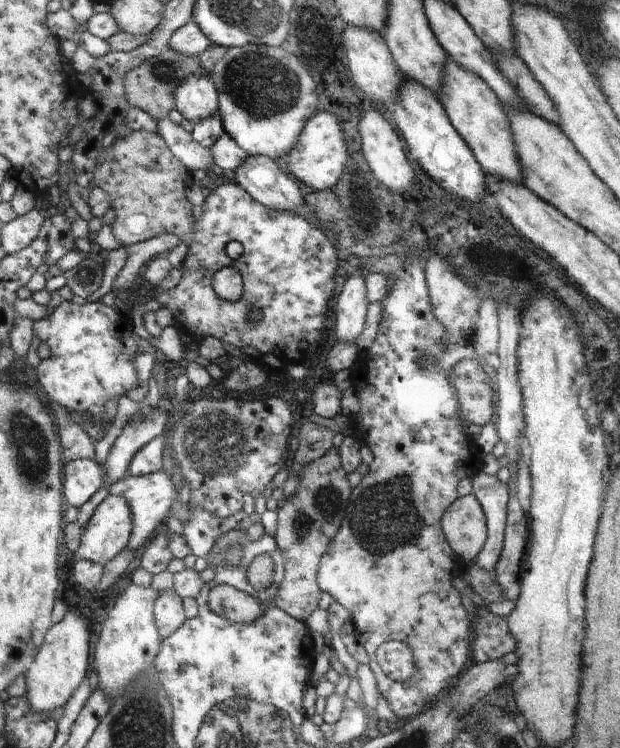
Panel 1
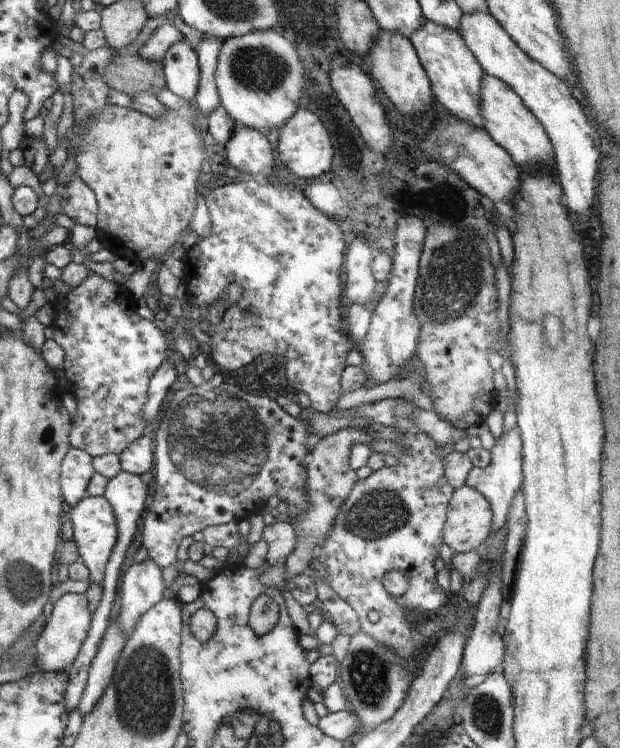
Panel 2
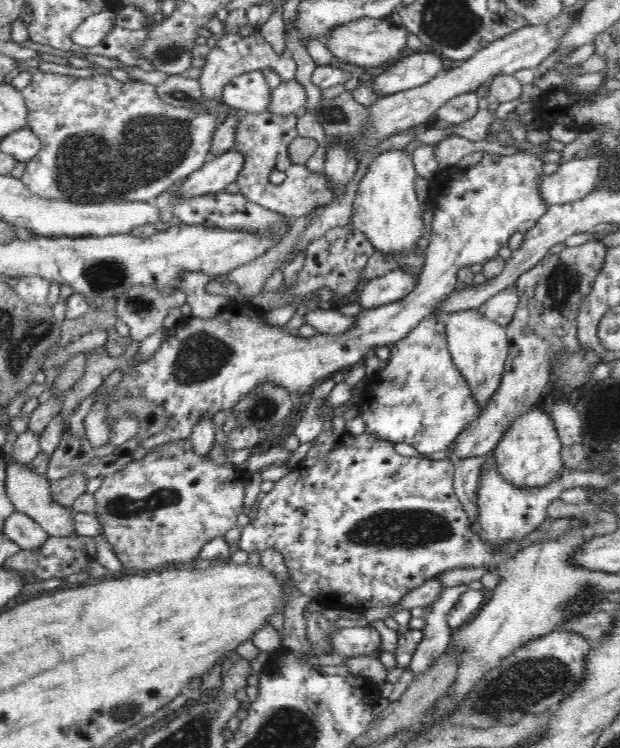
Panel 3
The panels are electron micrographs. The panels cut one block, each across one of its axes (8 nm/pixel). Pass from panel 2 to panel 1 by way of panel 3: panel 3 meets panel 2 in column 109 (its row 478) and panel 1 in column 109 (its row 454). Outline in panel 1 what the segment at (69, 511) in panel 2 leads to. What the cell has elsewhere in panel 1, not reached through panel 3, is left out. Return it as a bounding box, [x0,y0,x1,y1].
[74,494,132,566]

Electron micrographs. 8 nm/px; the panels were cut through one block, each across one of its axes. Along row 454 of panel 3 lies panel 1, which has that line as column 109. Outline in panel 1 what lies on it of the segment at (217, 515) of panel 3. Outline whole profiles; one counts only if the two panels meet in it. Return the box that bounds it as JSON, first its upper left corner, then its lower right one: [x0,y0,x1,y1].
[93,131,195,247]

